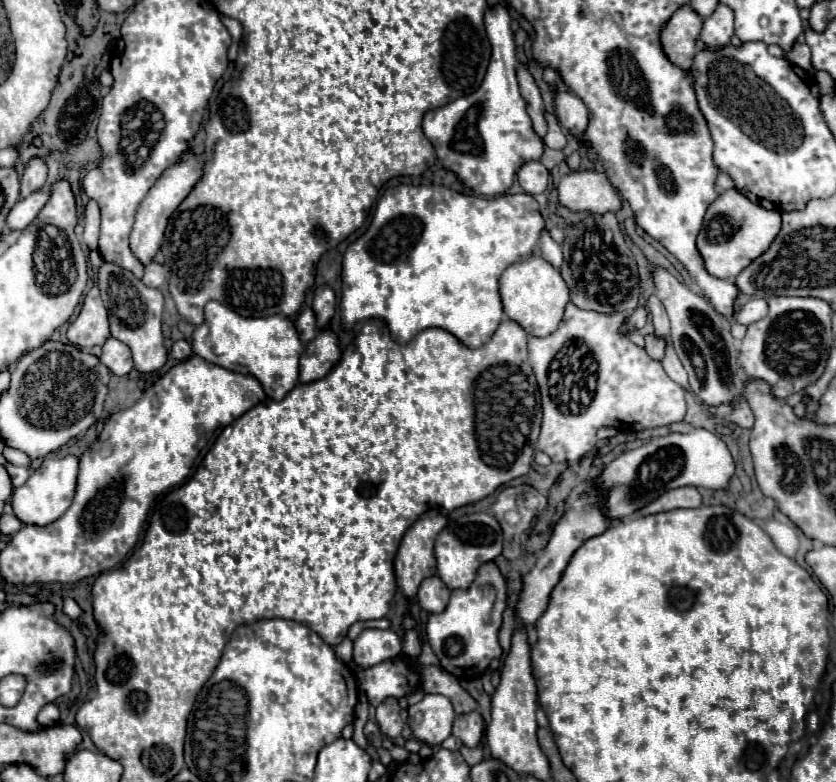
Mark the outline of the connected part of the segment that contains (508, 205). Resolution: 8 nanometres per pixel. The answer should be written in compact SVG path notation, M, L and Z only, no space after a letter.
M401 184L395 188L387 188L377 204L375 216L373 216L367 232L363 236L359 236L347 248L347 252L343 256L343 288L341 288L343 326L349 328L363 318L383 318L387 322L387 326L391 330L391 338L395 338L395 342L409 342L415 334L419 334L425 328L441 328L441 330L447 330L449 334L453 334L463 346L479 348L493 336L493 332L497 330L497 326L501 324L501 318L503 318L503 304L501 304L501 296L499 296L499 276L503 274L503 270L507 266L527 260L529 256L533 256L537 252L537 244L539 244L543 230L547 230L545 218L539 212L539 204L529 194L505 194L505 196L497 196L497 198L481 198L481 196L459 194L445 186L405 186L405 184Z

